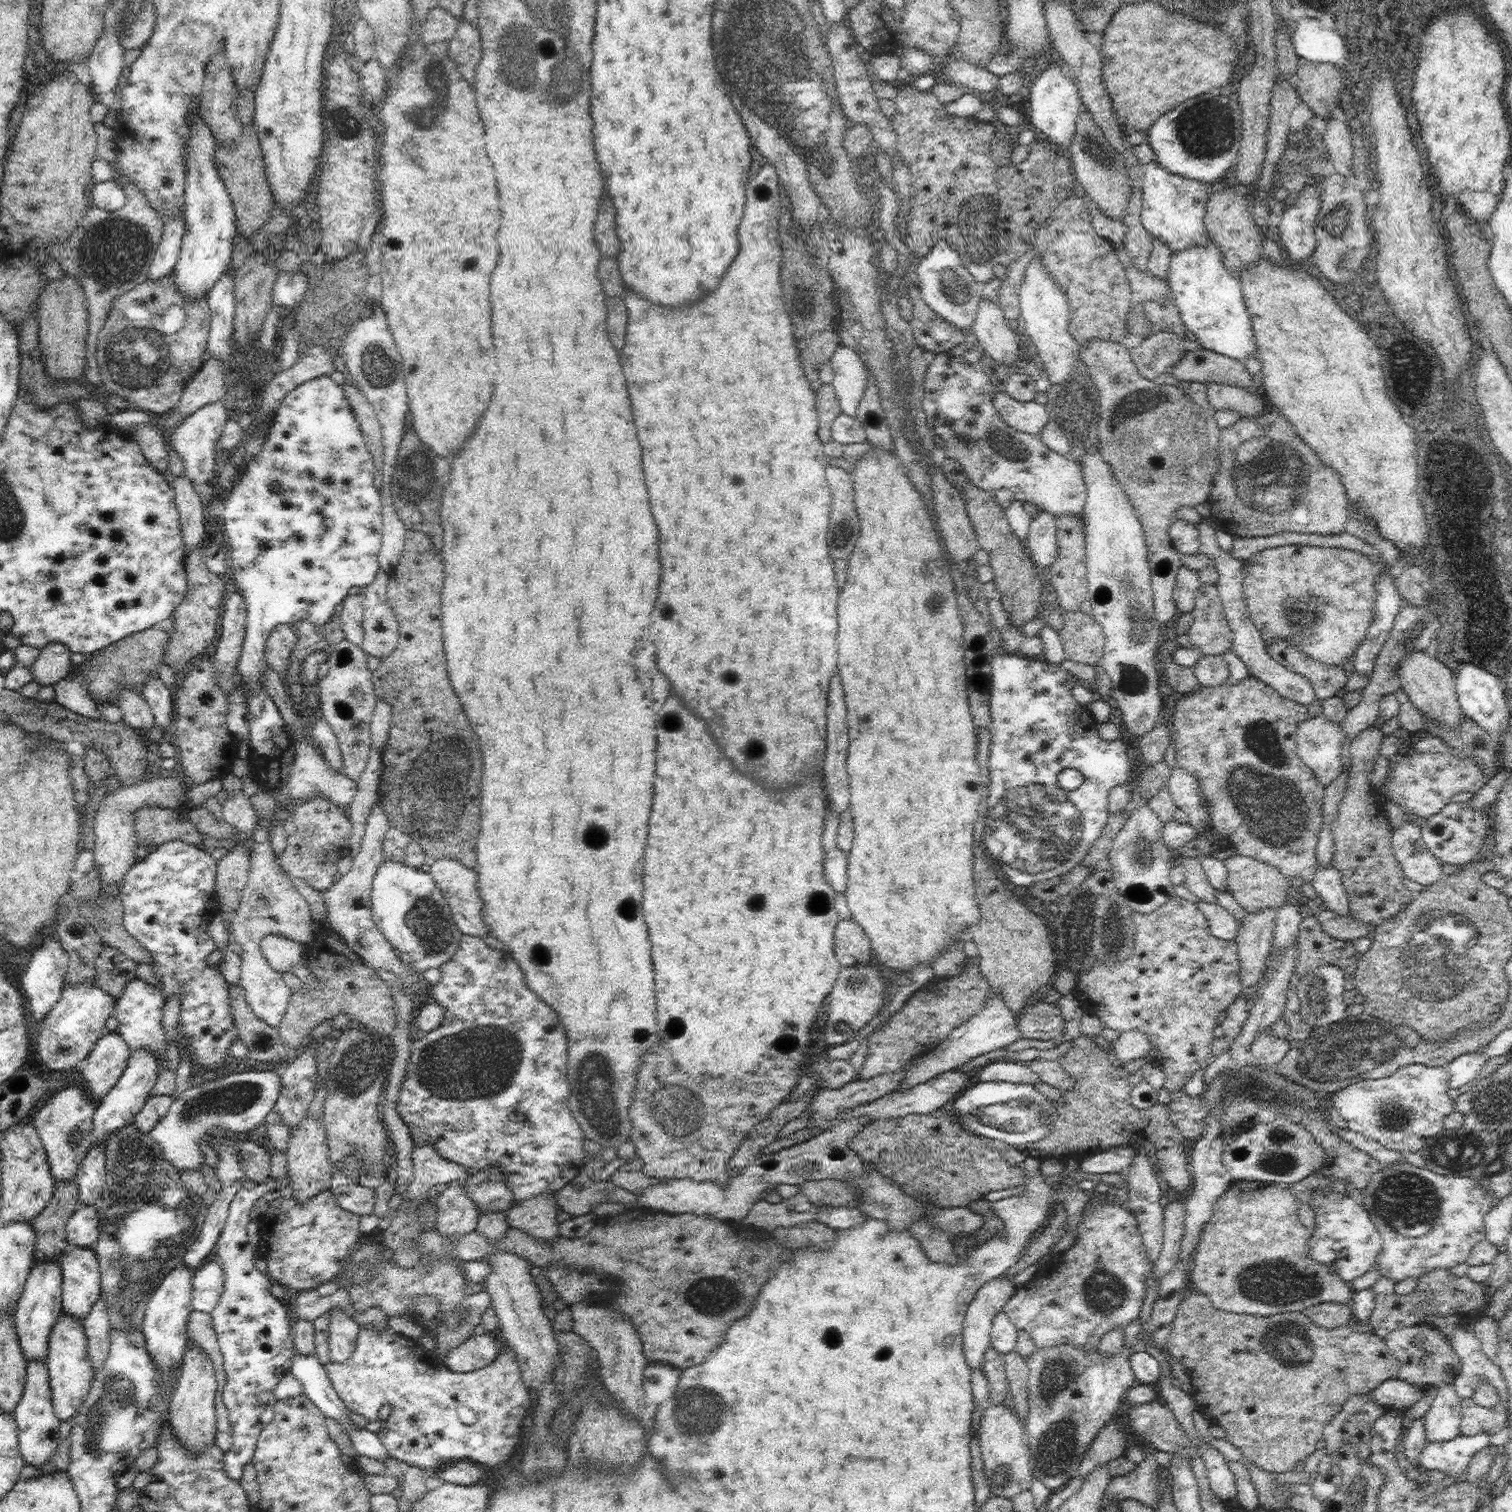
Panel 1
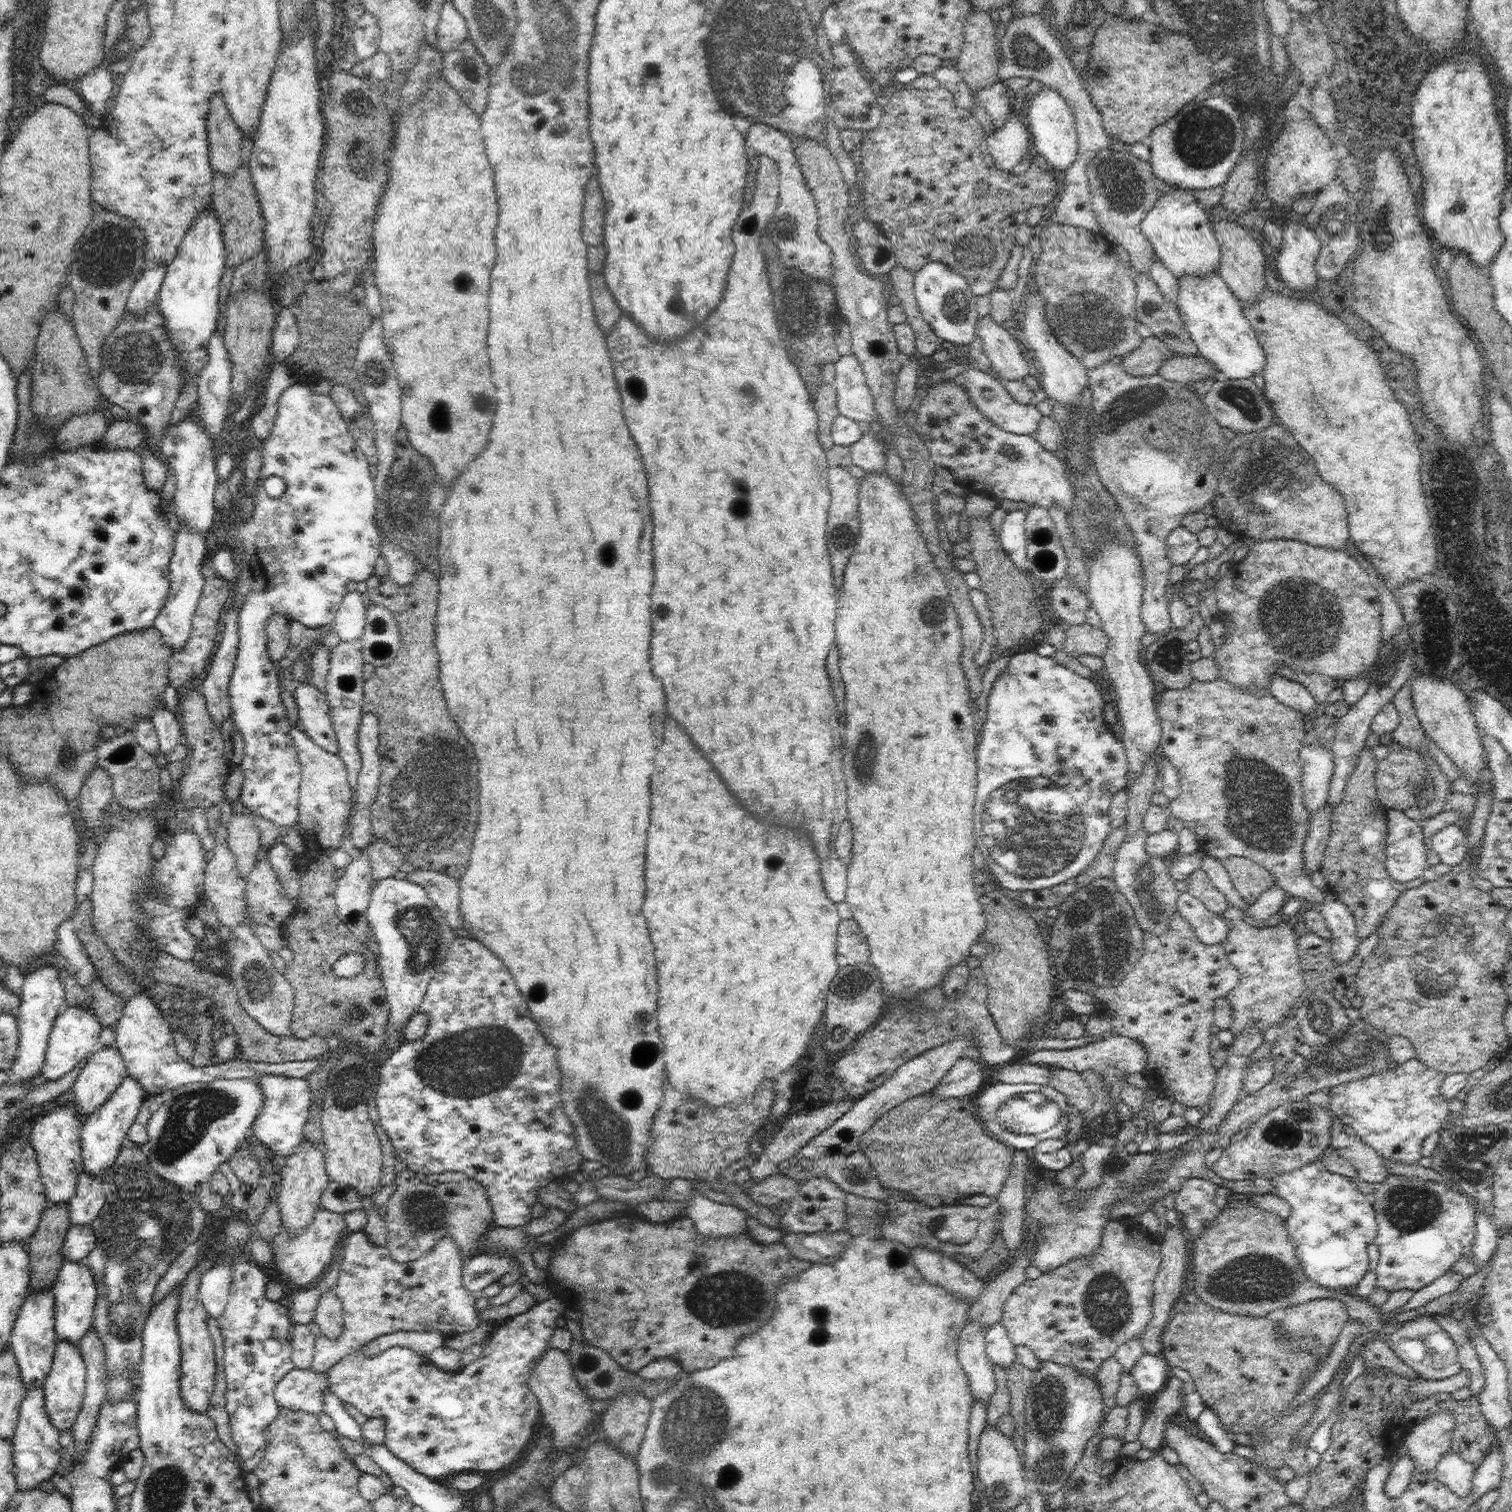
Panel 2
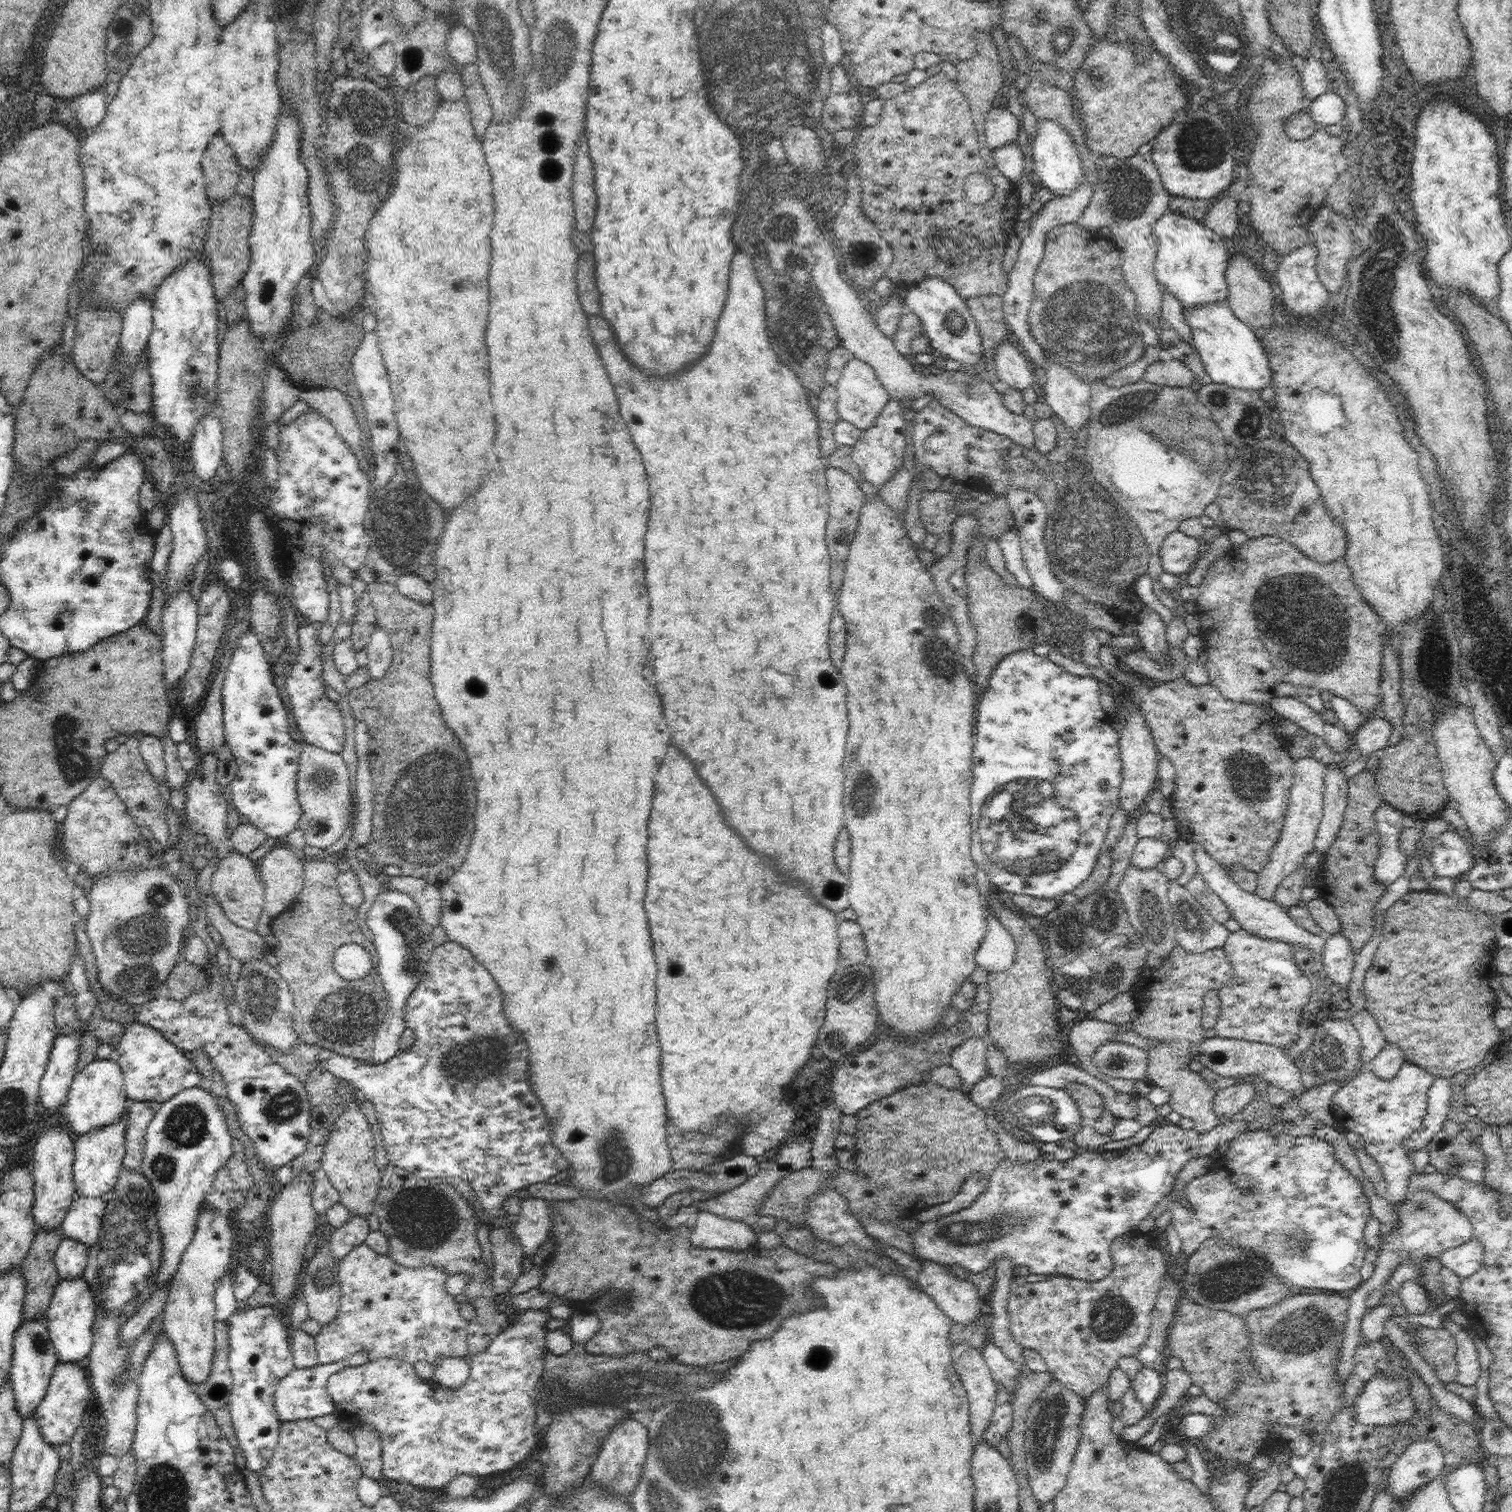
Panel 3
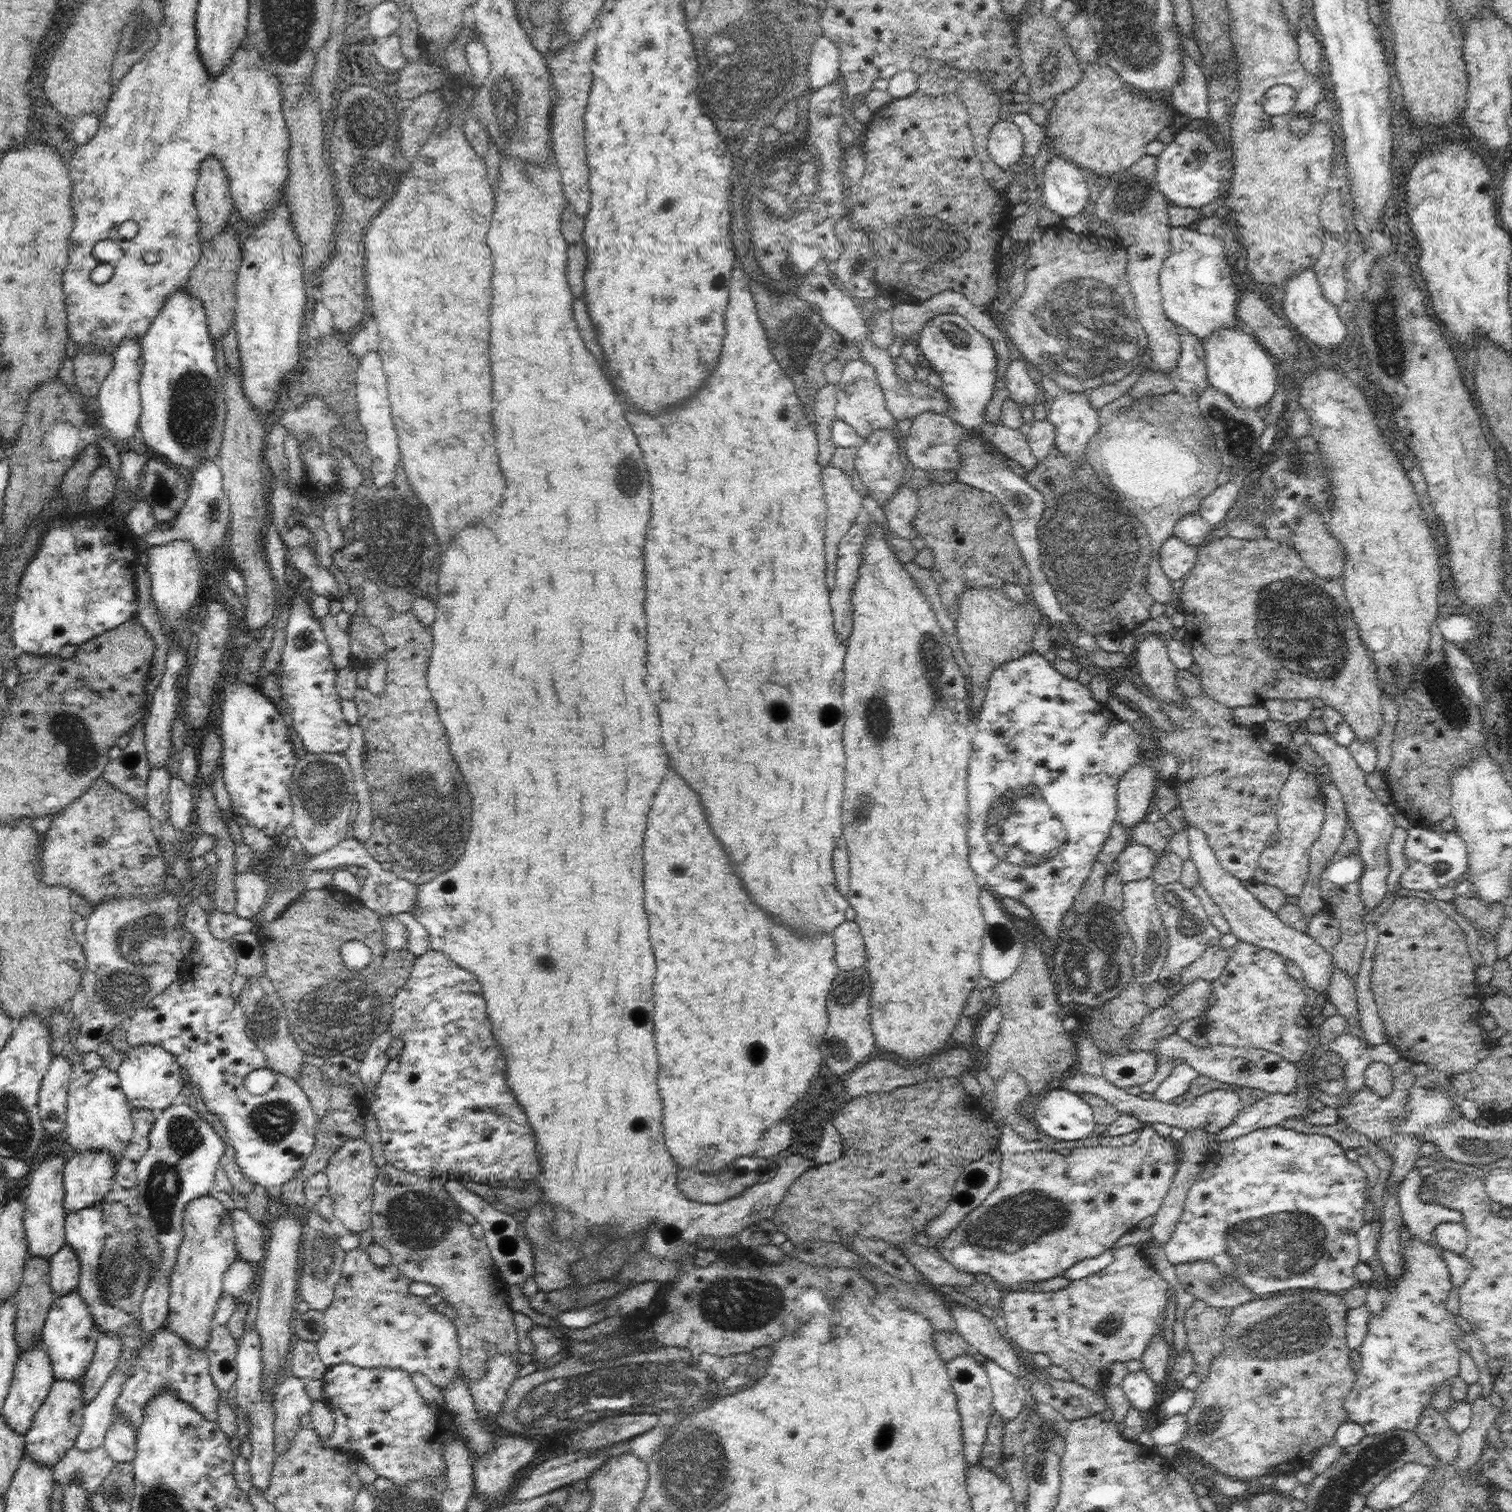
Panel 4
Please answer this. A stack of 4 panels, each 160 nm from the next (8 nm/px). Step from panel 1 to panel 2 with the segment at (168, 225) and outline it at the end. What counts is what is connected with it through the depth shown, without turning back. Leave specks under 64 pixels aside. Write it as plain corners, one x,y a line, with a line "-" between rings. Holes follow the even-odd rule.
161,264
147,265
140,277
131,287
126,303
126,309
133,314
145,316
148,307
157,300
157,296
164,282
166,266

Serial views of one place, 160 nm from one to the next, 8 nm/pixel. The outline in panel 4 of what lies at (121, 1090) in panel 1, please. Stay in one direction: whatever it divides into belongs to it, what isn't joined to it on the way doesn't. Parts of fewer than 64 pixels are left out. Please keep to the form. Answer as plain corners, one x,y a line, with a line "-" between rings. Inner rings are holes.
84,1150
68,1159
63,1170
65,1214
78,1212
96,1201
102,1201
114,1187
116,1164
107,1150

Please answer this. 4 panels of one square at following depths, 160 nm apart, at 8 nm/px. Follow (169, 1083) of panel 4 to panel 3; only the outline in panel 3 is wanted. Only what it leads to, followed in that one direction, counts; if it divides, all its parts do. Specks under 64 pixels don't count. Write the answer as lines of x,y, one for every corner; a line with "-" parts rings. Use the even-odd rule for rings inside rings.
138,1020
124,1029
124,1035
119,1039
119,1043
114,1046
114,1053
111,1058
116,1059
121,1066
126,1095
131,1102
150,1100
163,1103
176,1096
178,1092
198,1087
202,1082
202,1077
200,1077
190,1055
179,1049
173,1042
166,1040
161,1032
158,1032
153,1026
138,1023

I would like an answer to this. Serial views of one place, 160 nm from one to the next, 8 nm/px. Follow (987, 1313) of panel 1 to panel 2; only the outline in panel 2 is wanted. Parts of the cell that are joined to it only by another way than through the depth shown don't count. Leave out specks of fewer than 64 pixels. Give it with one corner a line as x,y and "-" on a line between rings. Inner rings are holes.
966,1322
965,1327
959,1336
959,1345
957,1348
957,1357
966,1373
973,1398
987,1404
990,1402
992,1395
997,1389
997,1380
993,1371
993,1360
988,1358
985,1347
985,1332
981,1324
974,1322

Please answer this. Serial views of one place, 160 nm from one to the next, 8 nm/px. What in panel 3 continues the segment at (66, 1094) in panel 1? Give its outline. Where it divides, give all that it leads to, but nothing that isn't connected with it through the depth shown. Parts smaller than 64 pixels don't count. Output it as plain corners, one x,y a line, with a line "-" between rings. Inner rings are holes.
52,1127
42,1132
36,1140
32,1154
32,1176
34,1181
33,1219
35,1224
52,1230
61,1226
67,1210
75,1199
73,1162
75,1159
74,1136
70,1129

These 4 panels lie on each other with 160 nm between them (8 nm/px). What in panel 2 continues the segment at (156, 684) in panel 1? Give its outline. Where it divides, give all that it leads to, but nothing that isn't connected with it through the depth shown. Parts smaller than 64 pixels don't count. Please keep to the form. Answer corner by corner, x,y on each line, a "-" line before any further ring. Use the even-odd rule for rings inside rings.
162,702
161,706
153,712
150,719
157,732
160,751
165,756
168,756
168,753
176,749
178,743
183,741
178,718
167,707
166,703

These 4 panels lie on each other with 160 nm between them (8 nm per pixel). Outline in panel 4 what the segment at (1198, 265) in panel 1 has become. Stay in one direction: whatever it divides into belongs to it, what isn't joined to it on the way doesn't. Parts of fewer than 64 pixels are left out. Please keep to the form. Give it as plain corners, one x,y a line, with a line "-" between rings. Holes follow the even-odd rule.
1242,324
1219,328
1204,342
1206,372
1209,384
1226,393
1238,408
1257,410
1269,404
1278,388
1281,369
1268,350

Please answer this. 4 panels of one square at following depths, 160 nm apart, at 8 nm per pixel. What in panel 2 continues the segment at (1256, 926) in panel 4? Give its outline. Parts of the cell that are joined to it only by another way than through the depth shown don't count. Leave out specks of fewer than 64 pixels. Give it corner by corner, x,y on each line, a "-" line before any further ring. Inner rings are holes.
1204,854
1201,860
1201,868
1206,871
1211,883
1220,891
1225,894
1229,904
1239,908
1242,913
1249,909
1250,903
1247,903
1236,890
1228,871
1219,859
1212,855

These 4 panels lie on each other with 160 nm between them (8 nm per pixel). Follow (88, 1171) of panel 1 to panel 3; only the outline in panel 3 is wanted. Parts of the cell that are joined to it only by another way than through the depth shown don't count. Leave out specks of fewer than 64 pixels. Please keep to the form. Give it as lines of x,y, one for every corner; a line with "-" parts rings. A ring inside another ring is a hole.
76,1195
60,1226
64,1236
84,1243
88,1248
94,1247
102,1228
105,1206
106,1201
101,1197

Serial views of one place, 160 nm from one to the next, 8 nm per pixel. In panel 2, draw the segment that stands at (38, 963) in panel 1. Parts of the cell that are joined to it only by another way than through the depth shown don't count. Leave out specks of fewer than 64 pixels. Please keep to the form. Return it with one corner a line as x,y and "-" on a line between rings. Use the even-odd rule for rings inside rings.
46,964
35,972
25,974
20,998
20,1006
15,1012
19,1035
17,1057
14,1059
12,1069
10,1069
2,1085
7,1084
7,1082
22,1084
22,1082
28,1082
28,1078
34,1078
34,1076
41,1074
54,1021
66,1004
65,991
62,983
60,983
58,970

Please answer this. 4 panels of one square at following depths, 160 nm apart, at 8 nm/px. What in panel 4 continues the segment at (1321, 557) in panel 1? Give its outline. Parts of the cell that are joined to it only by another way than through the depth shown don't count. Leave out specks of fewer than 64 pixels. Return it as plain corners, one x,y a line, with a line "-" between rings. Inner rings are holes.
1218,538
1198,547
1196,562
1192,570
1184,577
1184,585
1181,587
1180,601
1183,611
1186,613
1183,624
1187,627
1187,640
1192,649
1195,663
1200,666
1199,681
1204,693
1210,695
1216,702
1220,702
1236,708
1237,706
1262,705
1266,699
1296,699
1311,700
1321,698
1325,704
1337,710
1347,721
1355,734
1355,738
1361,742
1379,739
1379,732
1383,723
1383,706
1381,697
1380,680
1376,674
1375,662
1370,650
1361,641
1358,625
1352,617
1349,603
1343,589
1343,579
1320,578
1314,574
1301,559
1299,553
1292,546
1282,545
1271,539
1239,540
1238,538

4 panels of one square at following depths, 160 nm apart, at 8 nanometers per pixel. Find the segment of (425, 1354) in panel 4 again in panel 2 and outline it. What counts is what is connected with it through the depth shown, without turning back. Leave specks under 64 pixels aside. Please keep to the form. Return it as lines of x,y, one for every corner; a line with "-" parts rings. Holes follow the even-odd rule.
362,1231
351,1233
345,1243
345,1253
339,1270
339,1277
335,1286
336,1294
342,1301
343,1331
337,1339
329,1339
320,1335
315,1339
315,1351
311,1369
316,1372
328,1372
345,1356
356,1352
379,1336
396,1331
430,1331
437,1330
444,1338
454,1337
462,1332
474,1330
479,1325
477,1311
474,1304
478,1295
466,1290
462,1284
462,1265
460,1249
451,1236
442,1236
436,1246
412,1262
396,1262
387,1246
378,1246

